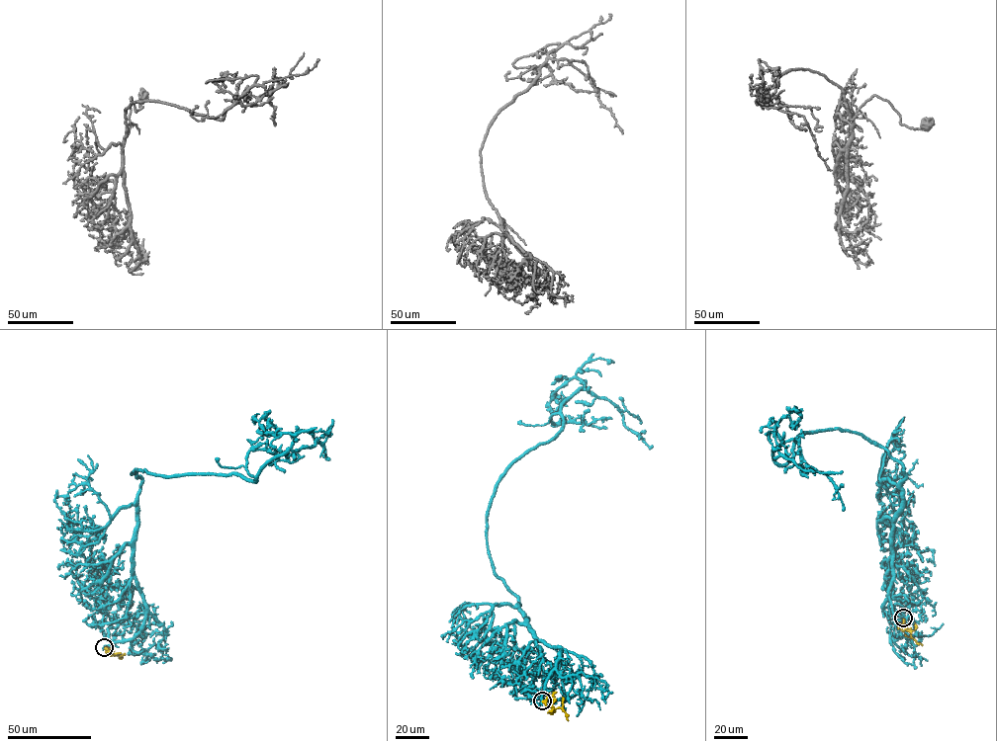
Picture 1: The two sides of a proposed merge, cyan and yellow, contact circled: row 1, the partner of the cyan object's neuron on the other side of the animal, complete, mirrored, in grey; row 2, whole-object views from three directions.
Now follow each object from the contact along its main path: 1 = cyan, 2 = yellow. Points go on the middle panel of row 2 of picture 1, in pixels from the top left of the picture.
1: (541, 701), (560, 650), (495, 573), (494, 489), (580, 389), (652, 448)
2: (541, 701), (555, 709), (562, 708), (568, 721)

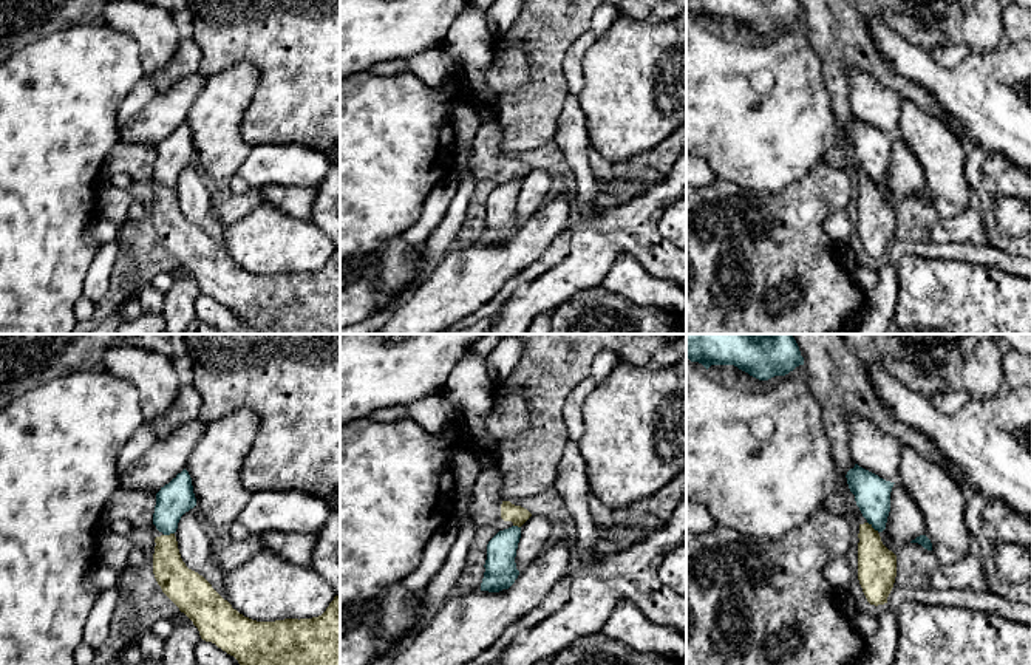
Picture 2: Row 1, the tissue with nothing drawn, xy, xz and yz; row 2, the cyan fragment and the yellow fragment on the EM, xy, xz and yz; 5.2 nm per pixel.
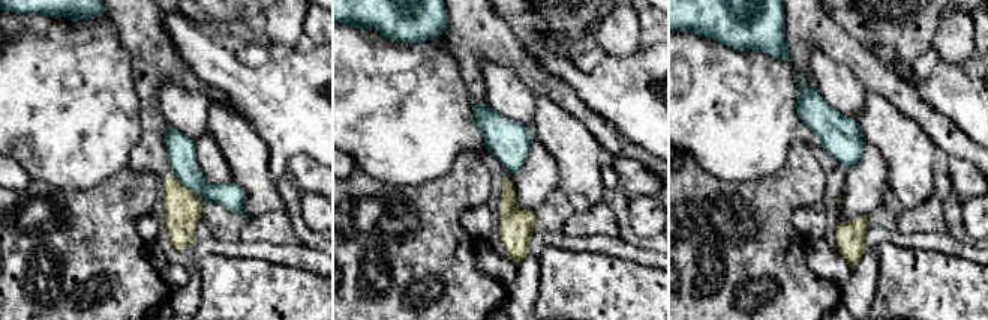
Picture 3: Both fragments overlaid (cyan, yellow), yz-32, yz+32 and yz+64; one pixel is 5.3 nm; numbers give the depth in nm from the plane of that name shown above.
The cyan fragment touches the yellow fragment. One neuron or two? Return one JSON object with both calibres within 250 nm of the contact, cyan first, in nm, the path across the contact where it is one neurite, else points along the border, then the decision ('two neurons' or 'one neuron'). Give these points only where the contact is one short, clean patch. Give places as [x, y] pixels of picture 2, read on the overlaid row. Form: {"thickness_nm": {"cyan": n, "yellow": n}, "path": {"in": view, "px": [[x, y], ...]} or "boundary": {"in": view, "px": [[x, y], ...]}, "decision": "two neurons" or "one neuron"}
{"thickness_nm": {"cyan": 190, "yellow": 200}, "boundary": {"in": "yz", "px": [[867, 521], [878, 531]]}, "decision": "two neurons"}

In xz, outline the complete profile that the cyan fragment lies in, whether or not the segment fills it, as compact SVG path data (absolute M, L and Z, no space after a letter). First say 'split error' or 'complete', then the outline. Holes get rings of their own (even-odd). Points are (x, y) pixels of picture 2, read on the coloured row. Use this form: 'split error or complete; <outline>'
complete; M521 527L499 530L487 544L485 572L481 591L499 592L509 589L519 575L515 557L521 538Z

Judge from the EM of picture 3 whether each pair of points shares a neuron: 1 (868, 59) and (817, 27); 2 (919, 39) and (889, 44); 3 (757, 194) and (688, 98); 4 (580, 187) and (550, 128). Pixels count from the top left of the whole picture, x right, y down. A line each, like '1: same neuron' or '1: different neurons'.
1: same neuron
2: same neuron
3: different neurons
4: same neuron

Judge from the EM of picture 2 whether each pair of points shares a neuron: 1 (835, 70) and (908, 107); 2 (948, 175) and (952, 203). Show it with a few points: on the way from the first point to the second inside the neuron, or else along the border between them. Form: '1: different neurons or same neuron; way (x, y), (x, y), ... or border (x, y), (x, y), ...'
1: different neurons; border (903, 96), (935, 115)
2: same neuron; way (948, 181), (951, 197)

